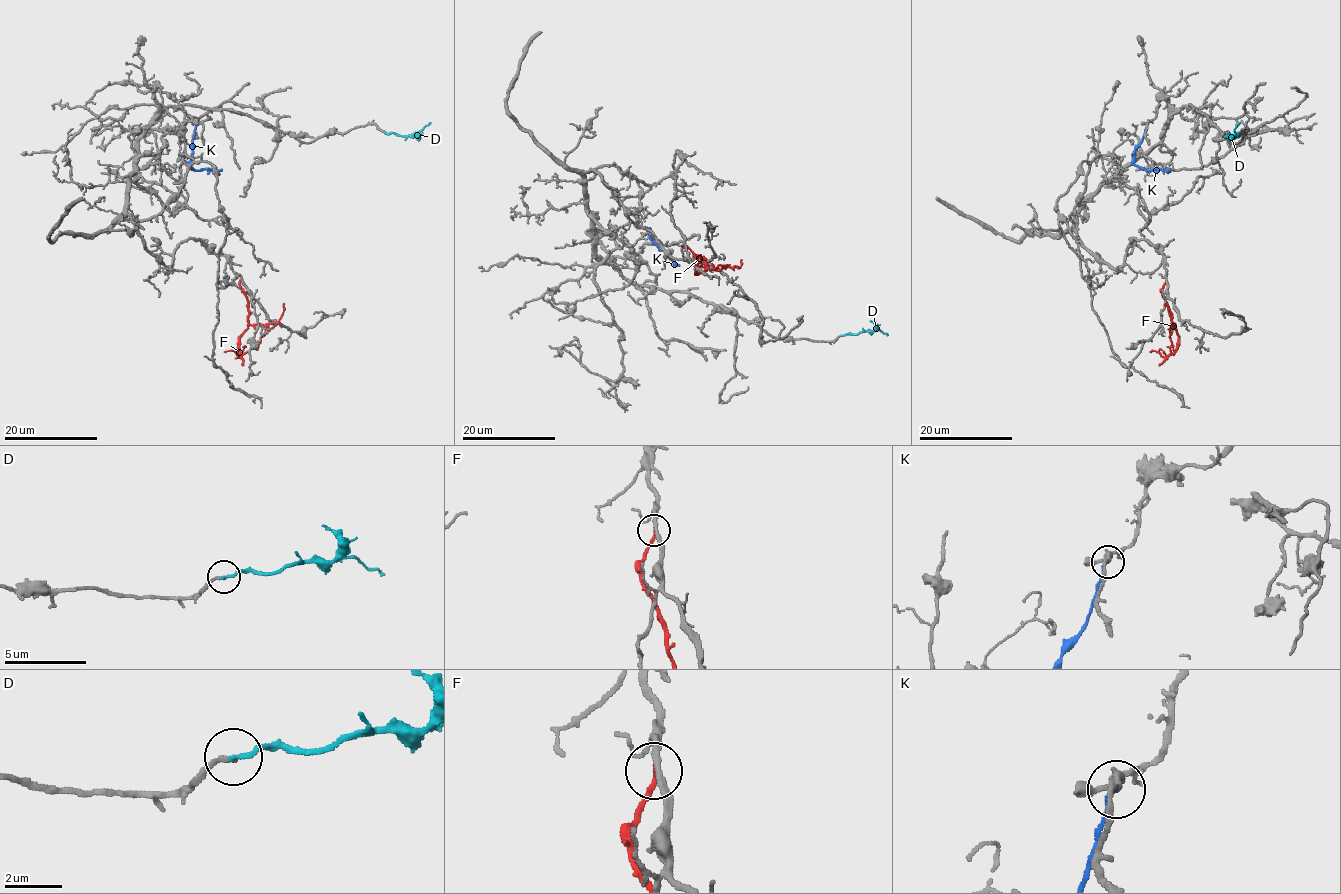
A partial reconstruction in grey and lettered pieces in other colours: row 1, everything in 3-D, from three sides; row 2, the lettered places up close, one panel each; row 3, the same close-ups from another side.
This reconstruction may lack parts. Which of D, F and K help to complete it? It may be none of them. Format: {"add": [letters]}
{"add": ["D"]}

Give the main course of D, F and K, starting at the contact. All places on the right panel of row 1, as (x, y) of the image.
D: (1240, 133), (1235, 135), (1234, 129), (1239, 122)
F: (1166, 280), (1162, 295), (1178, 344), (1164, 357), (1149, 351)
K: (1148, 123), (1142, 141), (1134, 151), (1134, 164), (1146, 170), (1170, 170)

